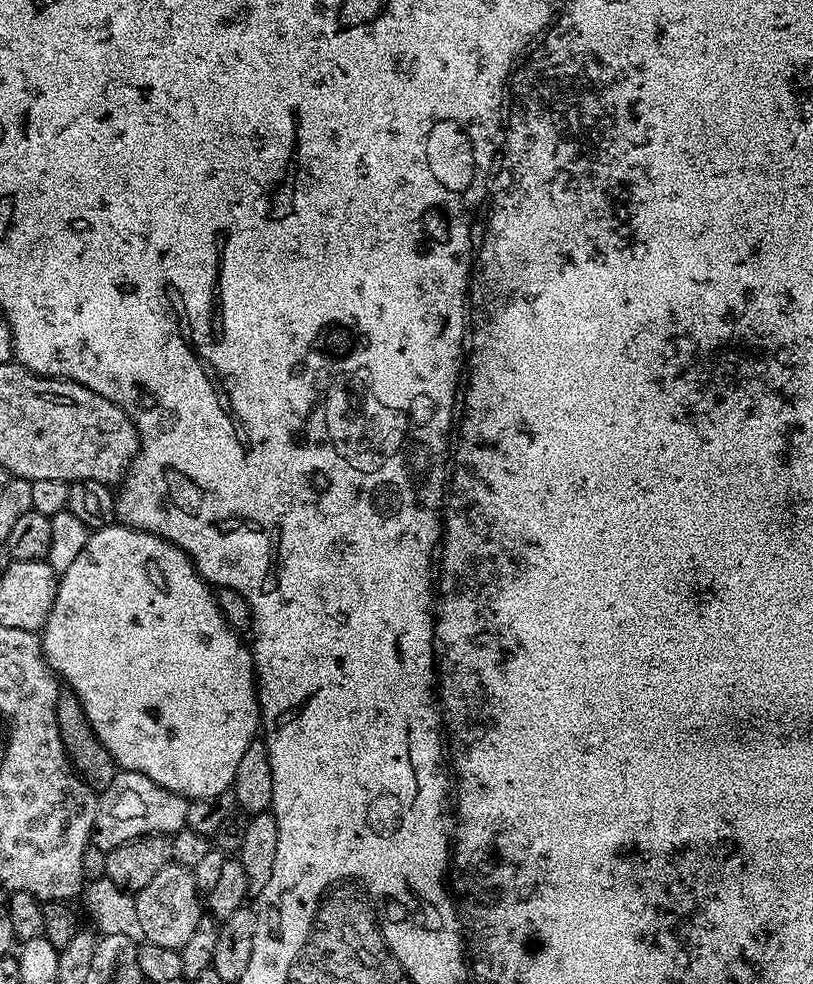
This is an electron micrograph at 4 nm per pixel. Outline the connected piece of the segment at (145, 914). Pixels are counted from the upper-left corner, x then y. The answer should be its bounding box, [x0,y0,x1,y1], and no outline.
[135,862,202,950]

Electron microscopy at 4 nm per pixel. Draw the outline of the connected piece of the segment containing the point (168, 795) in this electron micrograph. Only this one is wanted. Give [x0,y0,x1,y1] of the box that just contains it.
[91,771,190,854]

